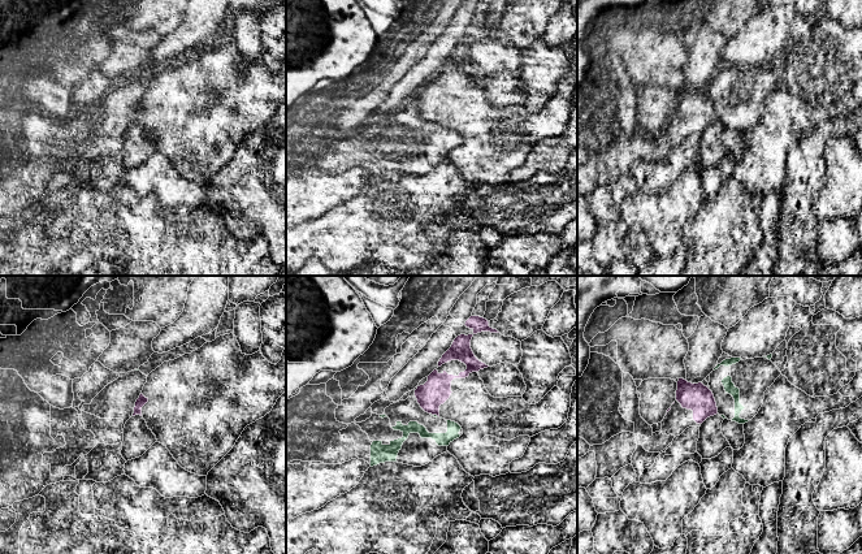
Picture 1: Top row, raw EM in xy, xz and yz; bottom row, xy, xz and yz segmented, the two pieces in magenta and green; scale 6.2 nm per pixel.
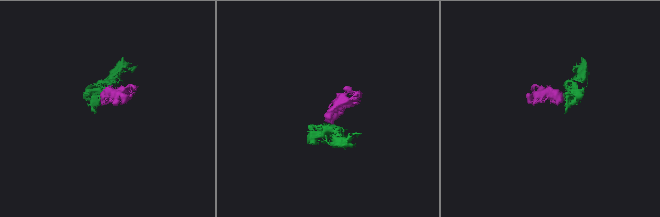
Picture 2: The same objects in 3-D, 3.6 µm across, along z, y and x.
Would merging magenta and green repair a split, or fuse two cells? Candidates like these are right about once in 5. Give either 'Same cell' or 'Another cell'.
Another cell

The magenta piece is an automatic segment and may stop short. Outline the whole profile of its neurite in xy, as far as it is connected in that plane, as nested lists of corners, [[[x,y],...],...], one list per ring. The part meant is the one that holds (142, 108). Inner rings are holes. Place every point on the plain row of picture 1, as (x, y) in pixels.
[[[230,42],[204,52],[191,62],[164,70],[147,85],[147,91],[135,111],[134,122],[140,124],[156,144],[186,179],[207,185],[233,157],[244,137],[269,122],[286,100],[286,56],[277,73],[269,72],[259,59],[252,64],[241,60],[237,46]]]

